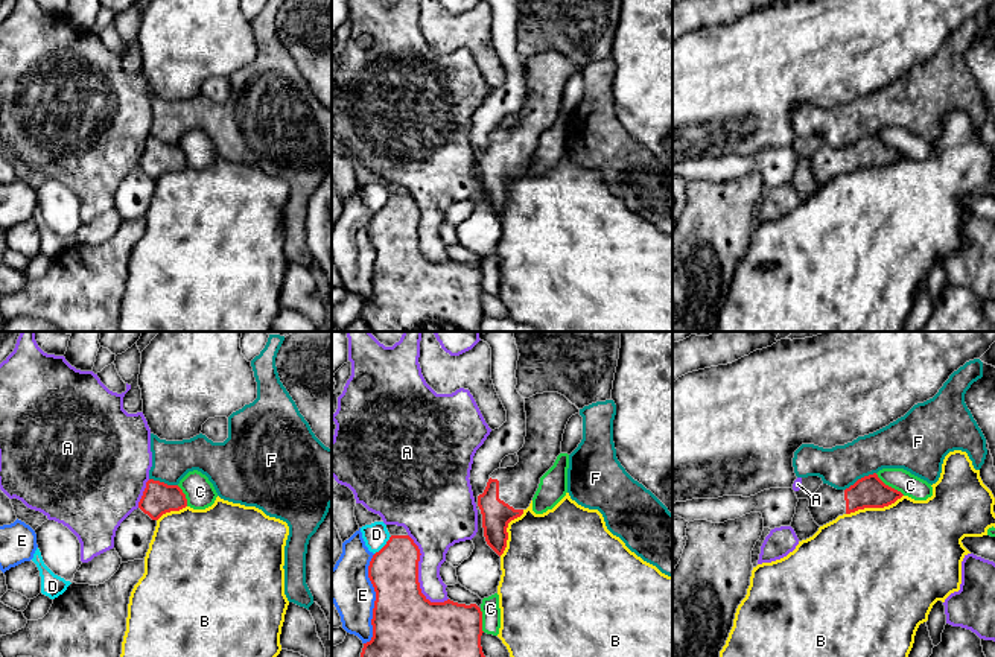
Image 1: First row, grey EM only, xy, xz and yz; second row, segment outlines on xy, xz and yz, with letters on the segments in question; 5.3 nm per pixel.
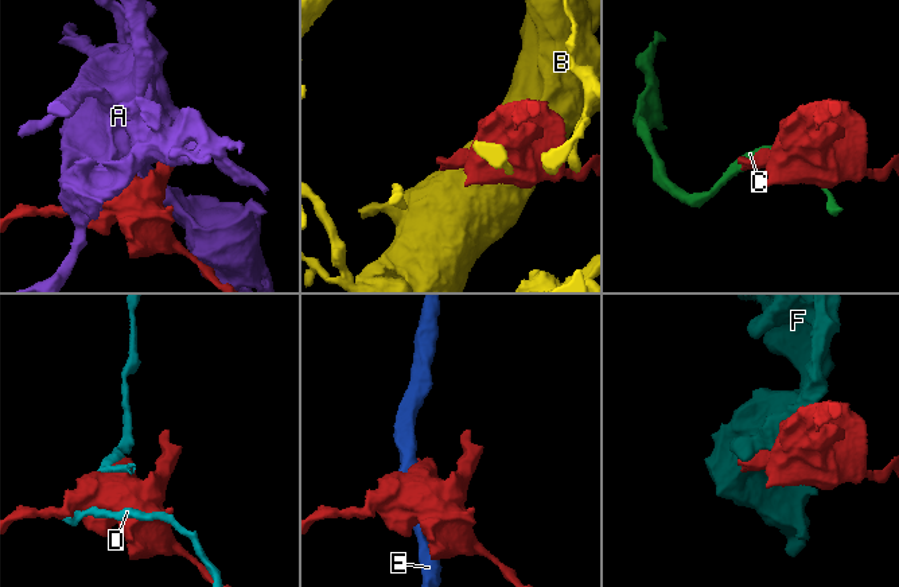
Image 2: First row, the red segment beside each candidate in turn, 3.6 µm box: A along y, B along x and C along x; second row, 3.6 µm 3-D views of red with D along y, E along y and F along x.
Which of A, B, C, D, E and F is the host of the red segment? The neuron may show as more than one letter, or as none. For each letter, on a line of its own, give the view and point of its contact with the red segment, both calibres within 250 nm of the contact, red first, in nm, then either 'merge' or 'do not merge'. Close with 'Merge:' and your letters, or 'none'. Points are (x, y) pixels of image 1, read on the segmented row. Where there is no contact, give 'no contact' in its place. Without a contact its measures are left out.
A: xz (417, 575) | 320/240 nm | do not merge
B: yz (874, 507) | 170/500 nm | do not merge
C: yz (890, 487) | 170/120 nm | do not merge
D: xz (385, 545) | 260/130 nm | do not merge
E: xz (376, 599) | 360/240 nm | do not merge
F: yz (861, 478) | 170/240 nm | do not merge
Merge: none

